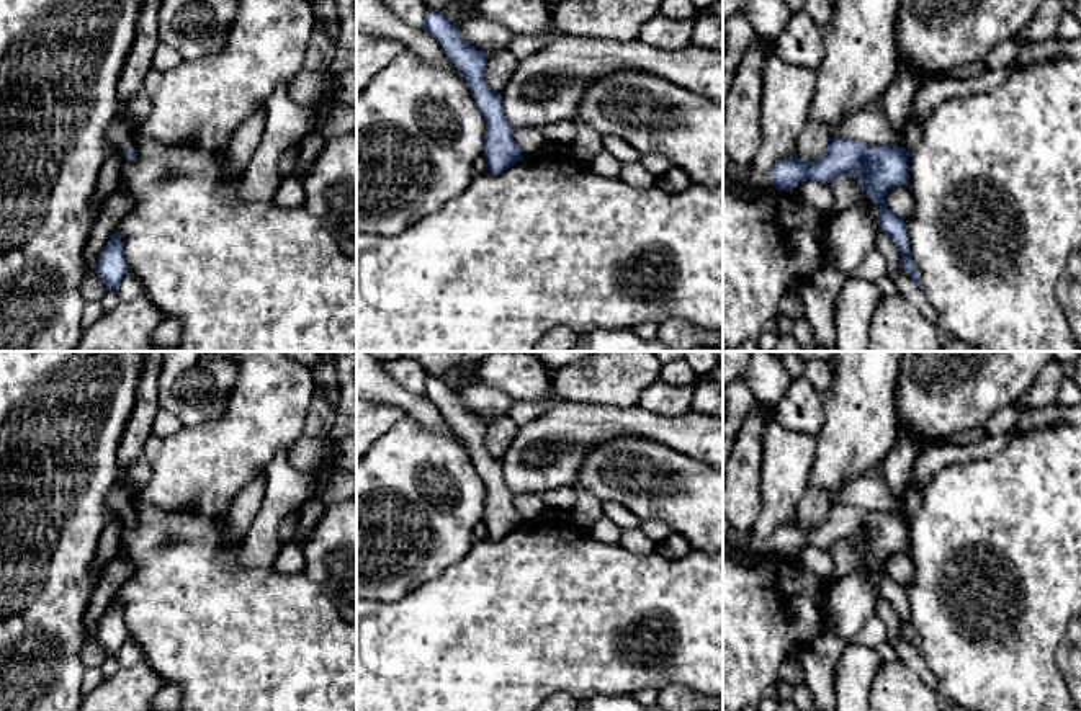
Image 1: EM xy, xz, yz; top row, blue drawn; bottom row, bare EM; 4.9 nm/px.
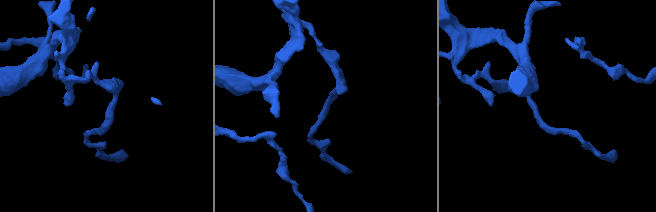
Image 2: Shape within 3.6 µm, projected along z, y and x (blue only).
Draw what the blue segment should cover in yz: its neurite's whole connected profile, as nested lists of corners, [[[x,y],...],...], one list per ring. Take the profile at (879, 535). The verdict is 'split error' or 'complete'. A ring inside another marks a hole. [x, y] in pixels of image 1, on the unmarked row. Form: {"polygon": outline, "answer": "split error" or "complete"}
{"polygon": [[[911,481],[903,495],[904,512],[868,512],[852,505],[832,503],[826,518],[816,526],[801,526],[795,520],[775,530],[770,536],[772,551],[792,557],[800,548],[831,549],[852,541],[878,574],[878,593],[896,610],[899,631],[921,654],[919,637],[909,619],[909,603],[904,587],[886,572],[886,559],[908,551],[908,526],[921,508],[927,481]]], "answer": "split error"}

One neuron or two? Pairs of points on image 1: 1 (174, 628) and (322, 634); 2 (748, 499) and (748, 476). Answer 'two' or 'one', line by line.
1: one
2: one

